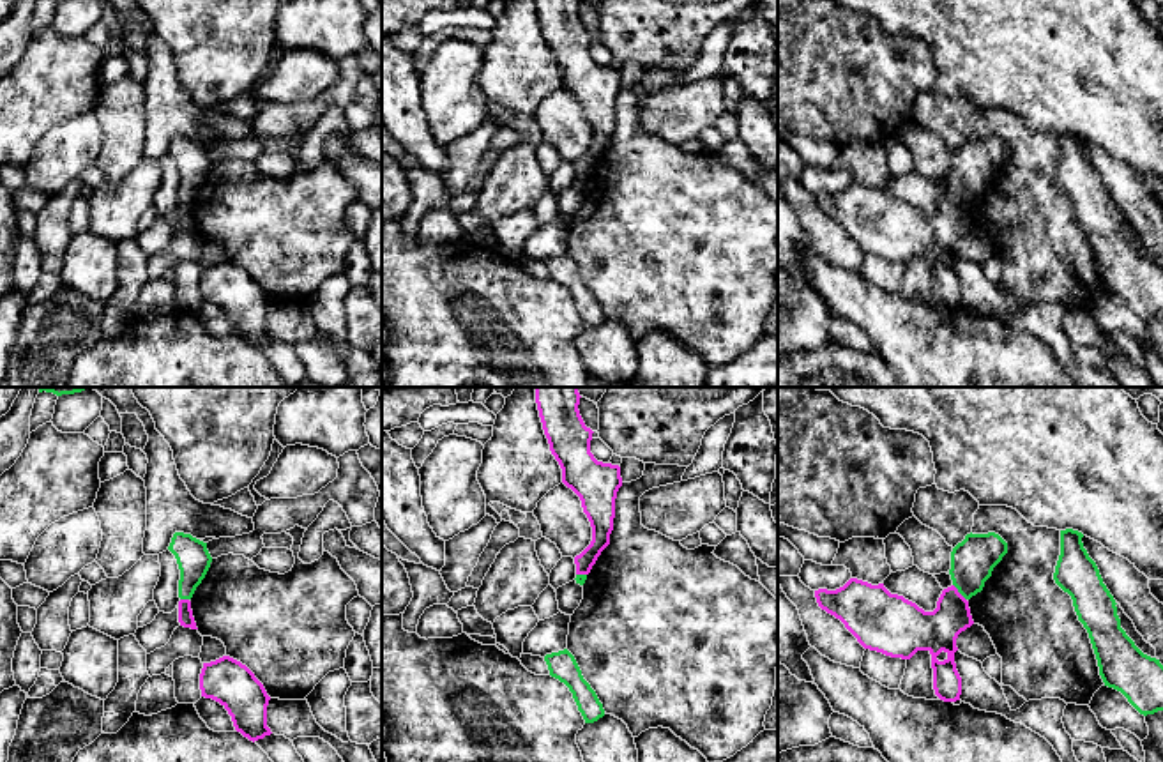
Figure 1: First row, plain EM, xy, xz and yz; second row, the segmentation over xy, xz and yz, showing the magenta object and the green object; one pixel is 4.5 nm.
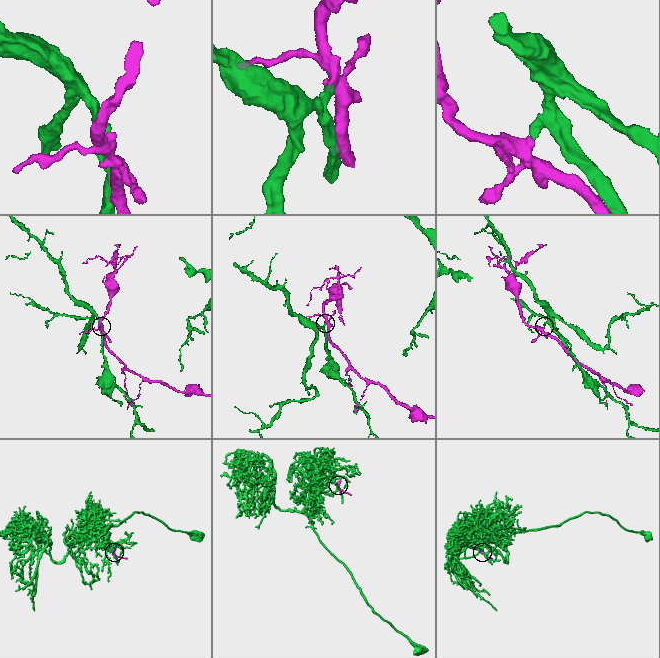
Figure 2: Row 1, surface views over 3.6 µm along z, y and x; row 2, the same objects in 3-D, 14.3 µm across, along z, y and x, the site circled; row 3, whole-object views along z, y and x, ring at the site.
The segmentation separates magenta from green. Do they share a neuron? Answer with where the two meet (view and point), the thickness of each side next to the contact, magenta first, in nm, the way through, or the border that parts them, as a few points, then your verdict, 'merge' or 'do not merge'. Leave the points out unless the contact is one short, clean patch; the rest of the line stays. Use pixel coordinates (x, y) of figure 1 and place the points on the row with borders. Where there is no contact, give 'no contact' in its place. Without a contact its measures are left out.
yz (958, 593) | 190/200 nm | along yz (953, 584), (965, 600) | do not merge

